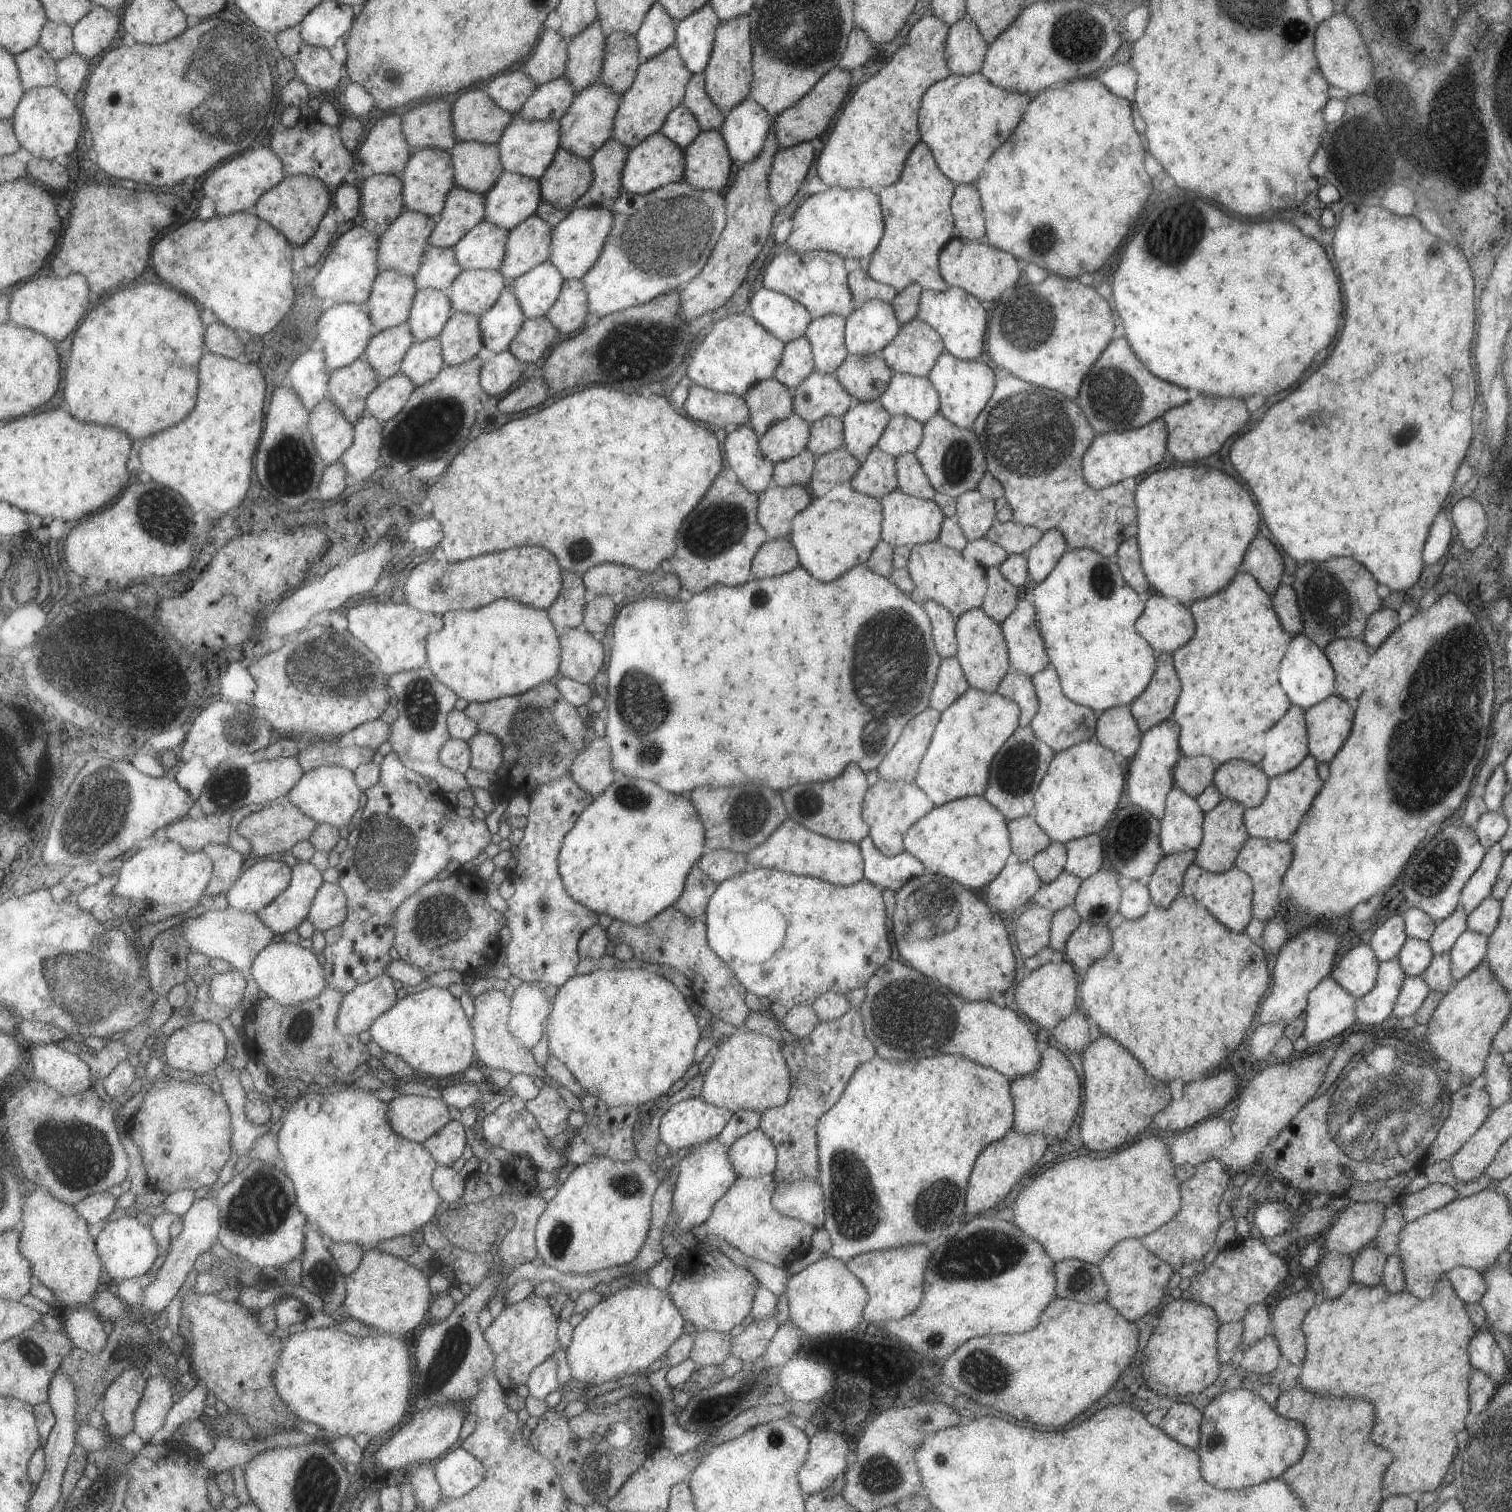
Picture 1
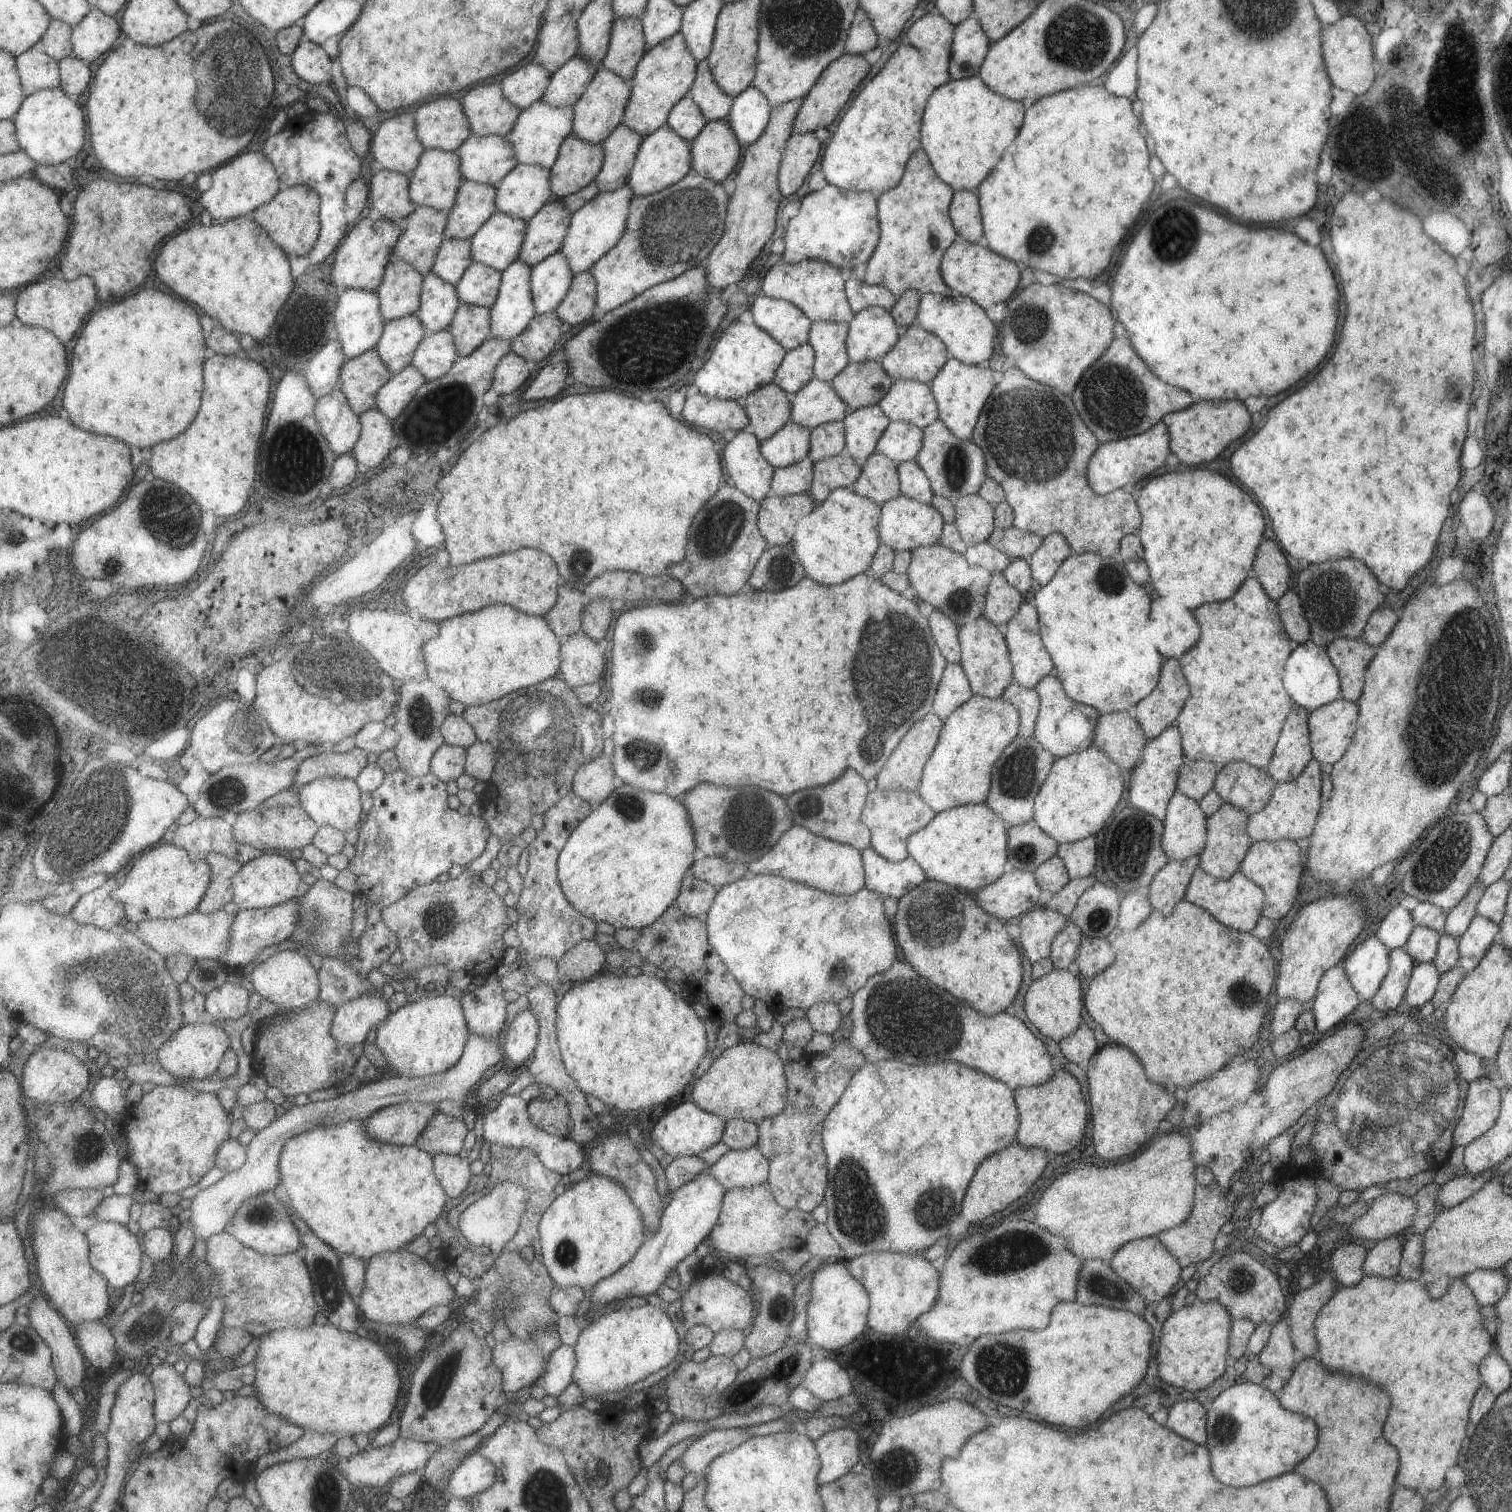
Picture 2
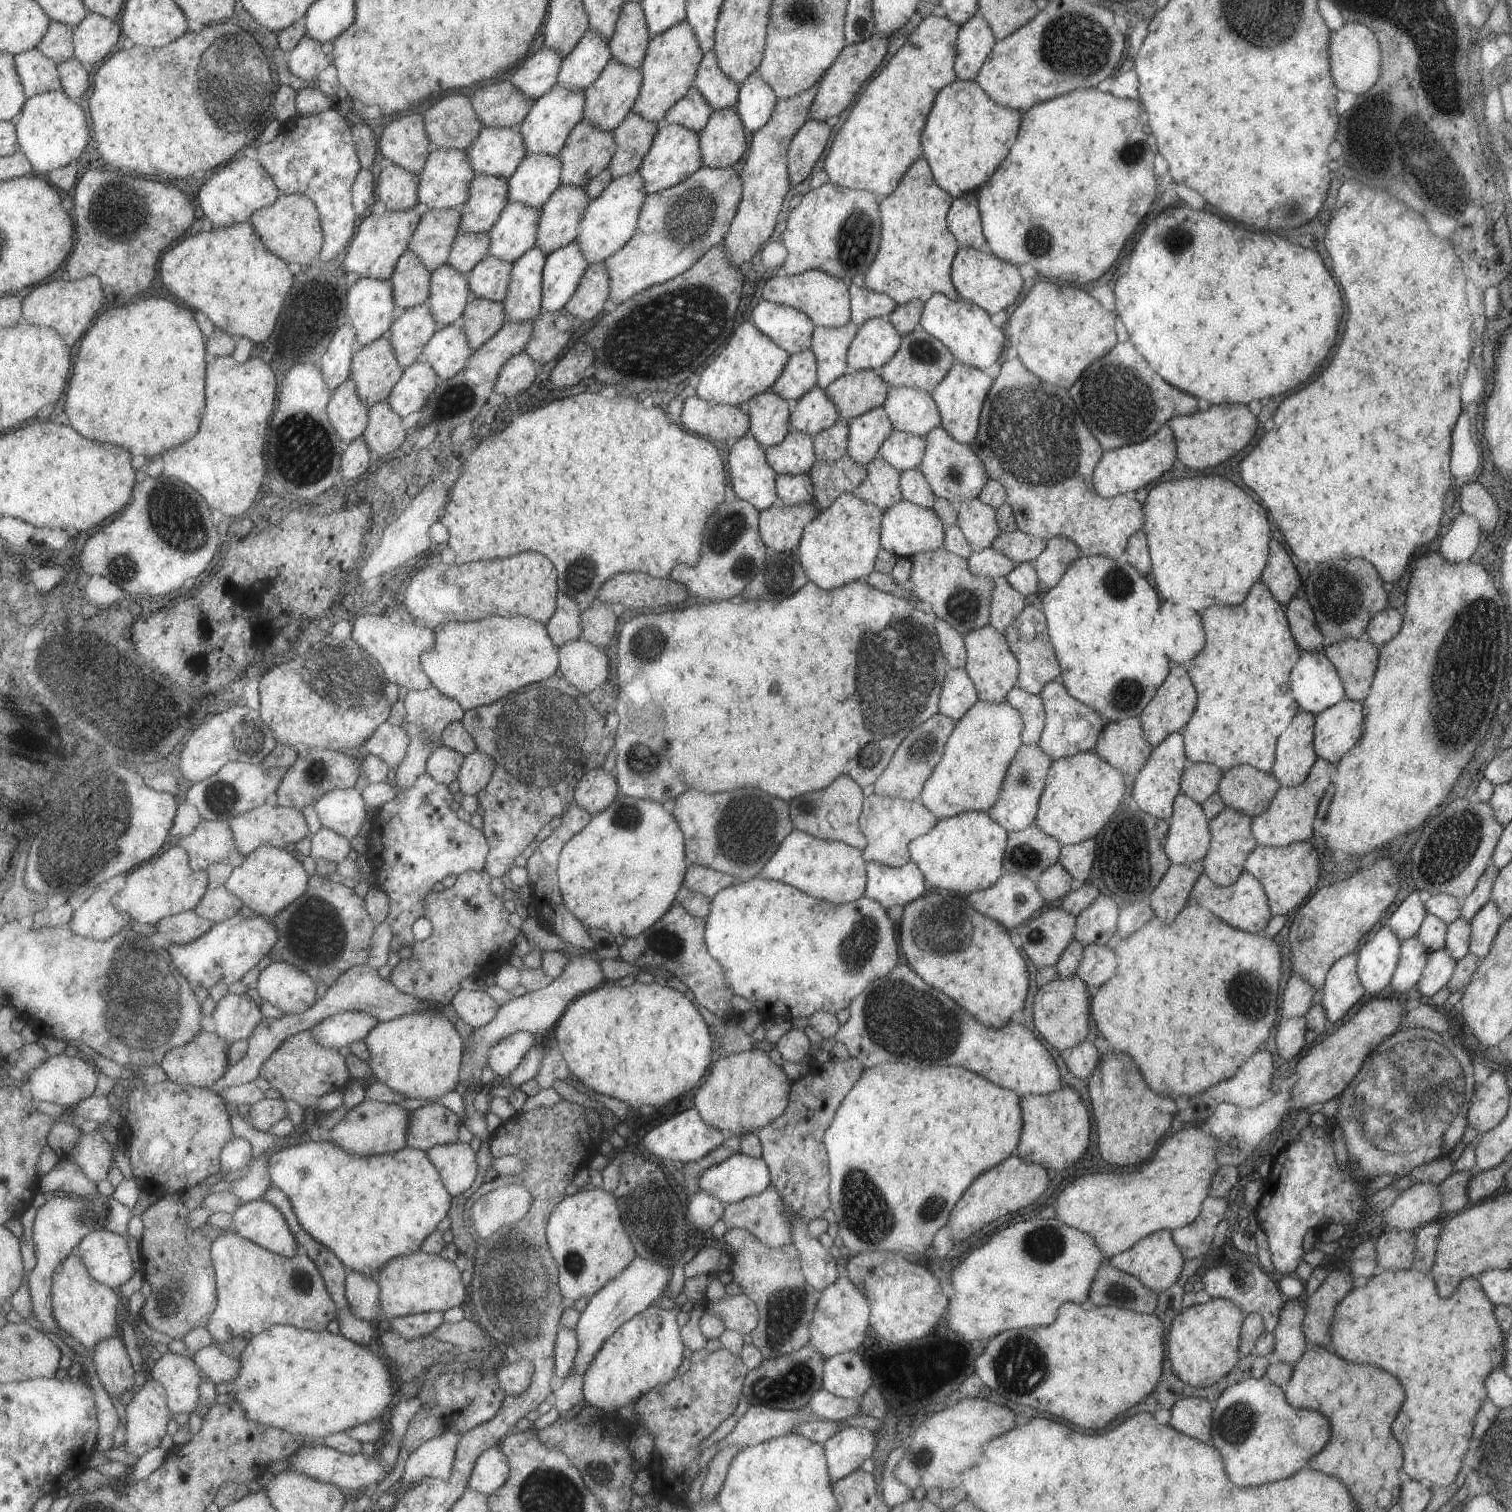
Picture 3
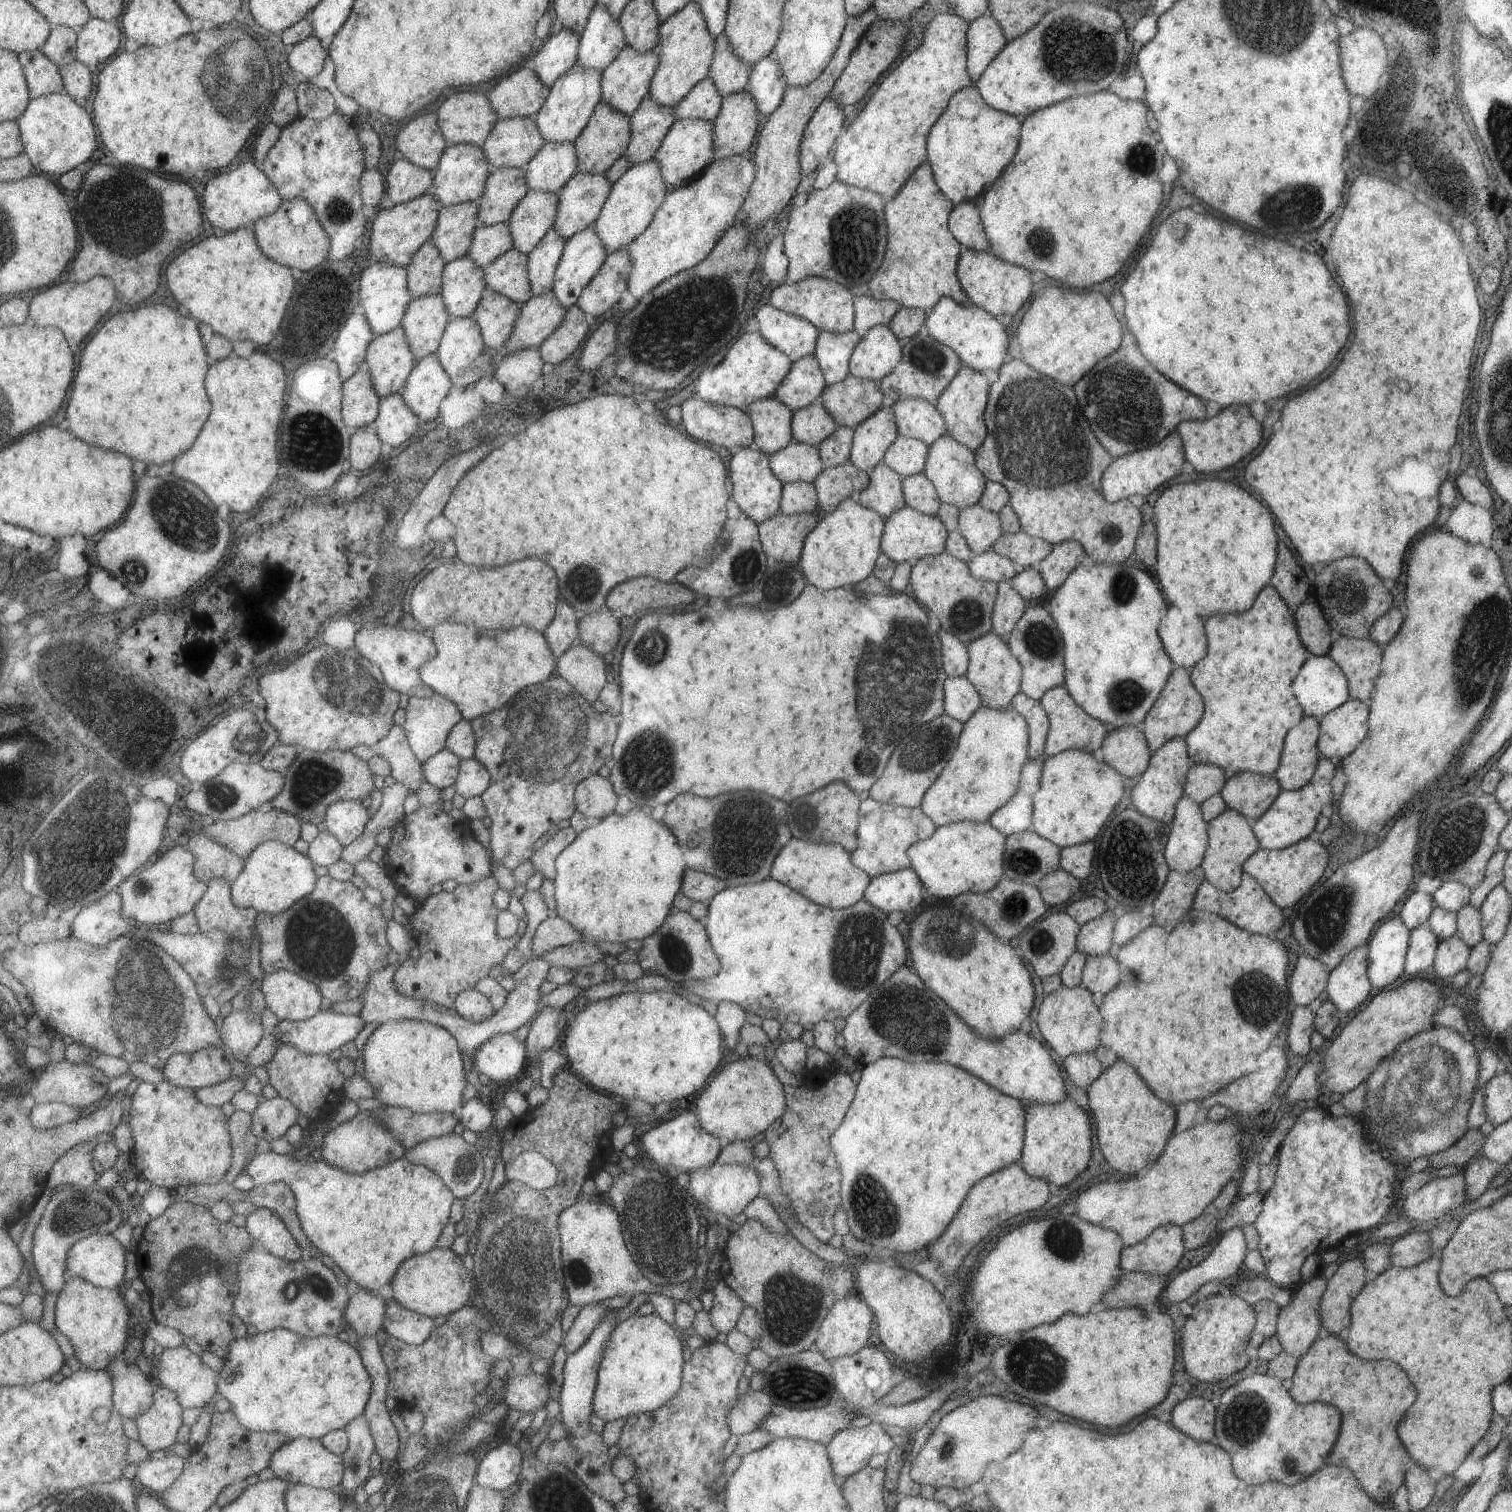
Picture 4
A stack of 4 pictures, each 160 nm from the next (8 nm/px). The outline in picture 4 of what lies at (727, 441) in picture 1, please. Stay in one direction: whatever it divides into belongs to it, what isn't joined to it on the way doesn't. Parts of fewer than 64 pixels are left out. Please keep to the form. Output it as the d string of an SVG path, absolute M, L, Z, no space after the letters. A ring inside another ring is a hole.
M753 446L743 447L732 455L729 464L729 476L733 488L731 497L744 516L751 518L755 525L773 517L780 511L780 495L782 485L771 473L768 456Z

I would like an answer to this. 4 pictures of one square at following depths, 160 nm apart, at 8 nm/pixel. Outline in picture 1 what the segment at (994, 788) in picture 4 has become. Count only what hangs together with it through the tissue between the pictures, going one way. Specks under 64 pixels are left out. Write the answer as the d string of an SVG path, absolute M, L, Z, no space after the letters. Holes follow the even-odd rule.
M969 687L957 700L940 712L933 736L925 749L925 754L921 757L914 785L927 794L927 798L935 807L971 795L981 797L988 785L991 759L1018 727L1019 713L1019 707L1012 700L1002 697L996 692L986 693Z

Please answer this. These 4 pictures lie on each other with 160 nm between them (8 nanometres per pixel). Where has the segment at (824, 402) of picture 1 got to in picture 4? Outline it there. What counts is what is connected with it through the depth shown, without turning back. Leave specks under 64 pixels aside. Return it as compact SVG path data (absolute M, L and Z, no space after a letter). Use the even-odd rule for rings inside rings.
M816 401L809 407L793 412L790 428L792 439L796 442L818 447L821 440L833 434L837 425L821 402Z

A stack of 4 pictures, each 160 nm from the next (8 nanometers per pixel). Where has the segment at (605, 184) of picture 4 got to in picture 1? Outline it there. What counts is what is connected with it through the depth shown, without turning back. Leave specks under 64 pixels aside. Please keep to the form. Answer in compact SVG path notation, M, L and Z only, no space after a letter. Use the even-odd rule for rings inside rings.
M537 213L527 217L519 225L509 231L507 253L499 268L505 280L514 279L523 273L529 272L534 266L548 260L549 249L552 241L553 226L550 222L541 218Z

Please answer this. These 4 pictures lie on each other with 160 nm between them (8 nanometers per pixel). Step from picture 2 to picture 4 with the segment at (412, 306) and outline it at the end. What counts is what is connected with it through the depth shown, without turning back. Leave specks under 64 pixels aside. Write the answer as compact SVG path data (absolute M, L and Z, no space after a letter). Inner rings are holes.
M428 241L408 267L411 295L417 298L442 294L447 264L439 248L432 241Z

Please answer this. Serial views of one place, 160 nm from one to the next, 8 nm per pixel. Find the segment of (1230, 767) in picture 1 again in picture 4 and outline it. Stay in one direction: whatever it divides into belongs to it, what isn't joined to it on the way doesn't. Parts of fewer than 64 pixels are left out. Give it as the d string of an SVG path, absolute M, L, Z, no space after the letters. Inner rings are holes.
M1244 771L1233 774L1227 779L1219 794L1226 809L1236 811L1251 822L1260 818L1269 809L1281 790L1273 776Z

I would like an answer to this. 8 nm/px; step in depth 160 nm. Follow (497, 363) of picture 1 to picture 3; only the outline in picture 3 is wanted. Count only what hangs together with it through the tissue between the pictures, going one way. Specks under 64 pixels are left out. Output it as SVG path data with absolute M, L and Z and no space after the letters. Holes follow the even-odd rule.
M525 352L516 354L499 369L493 390L513 395L519 390L525 390L535 374L538 374L538 366L531 362L531 357Z

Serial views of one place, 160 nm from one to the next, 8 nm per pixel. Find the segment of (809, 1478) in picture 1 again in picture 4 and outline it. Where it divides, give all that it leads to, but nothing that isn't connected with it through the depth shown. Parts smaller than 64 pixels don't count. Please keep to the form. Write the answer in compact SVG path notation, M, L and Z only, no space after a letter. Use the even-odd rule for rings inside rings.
M880 1423L862 1428L847 1428L835 1434L826 1445L832 1472L841 1477L868 1467L869 1459L877 1454L889 1453L896 1445Z

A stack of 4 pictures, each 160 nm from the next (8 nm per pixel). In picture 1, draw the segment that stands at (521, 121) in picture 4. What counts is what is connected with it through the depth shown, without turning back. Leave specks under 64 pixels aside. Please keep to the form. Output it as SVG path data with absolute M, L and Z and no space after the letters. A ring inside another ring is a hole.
M458 142L452 150L456 186L468 188L473 192L487 193L505 171L499 156L496 143Z

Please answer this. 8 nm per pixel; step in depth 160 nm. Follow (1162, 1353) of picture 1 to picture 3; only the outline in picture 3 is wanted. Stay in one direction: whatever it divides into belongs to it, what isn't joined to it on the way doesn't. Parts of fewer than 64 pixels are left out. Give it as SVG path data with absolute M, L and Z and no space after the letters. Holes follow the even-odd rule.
M1209 1299L1177 1314L1167 1333L1167 1350L1174 1373L1191 1386L1209 1386L1225 1376L1239 1360L1240 1326L1244 1312L1229 1299Z

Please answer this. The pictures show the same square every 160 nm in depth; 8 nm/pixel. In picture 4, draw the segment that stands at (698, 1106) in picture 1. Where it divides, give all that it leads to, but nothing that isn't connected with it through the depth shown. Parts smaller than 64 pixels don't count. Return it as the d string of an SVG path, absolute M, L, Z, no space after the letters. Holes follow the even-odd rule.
M684 1112L676 1118L661 1122L655 1128L647 1130L641 1136L641 1146L649 1158L664 1167L673 1166L678 1172L687 1173L702 1167L709 1167L715 1163L715 1158L721 1150L719 1140L701 1129L696 1114Z

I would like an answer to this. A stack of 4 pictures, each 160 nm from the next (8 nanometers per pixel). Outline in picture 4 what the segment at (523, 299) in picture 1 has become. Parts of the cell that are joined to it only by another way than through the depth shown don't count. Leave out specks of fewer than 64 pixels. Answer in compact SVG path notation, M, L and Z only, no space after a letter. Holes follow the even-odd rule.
M592 225L573 234L565 242L563 253L554 273L551 290L554 298L565 308L576 305L577 298L581 295L583 288L589 284L607 256L606 249L602 246L601 240L598 239Z

